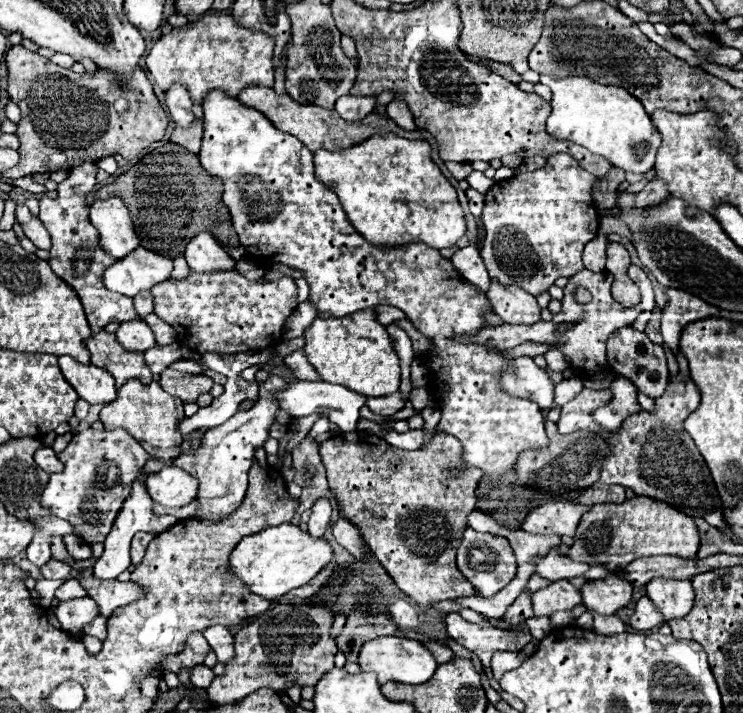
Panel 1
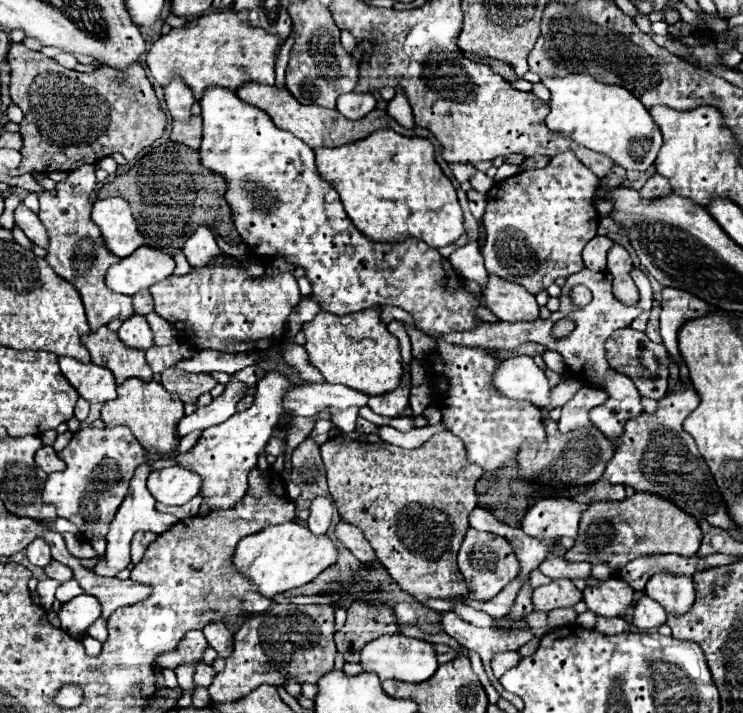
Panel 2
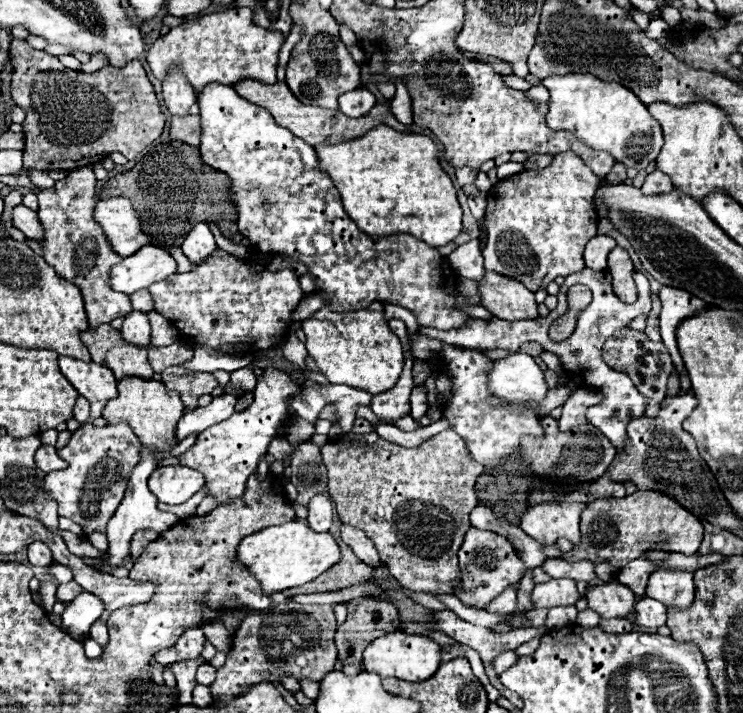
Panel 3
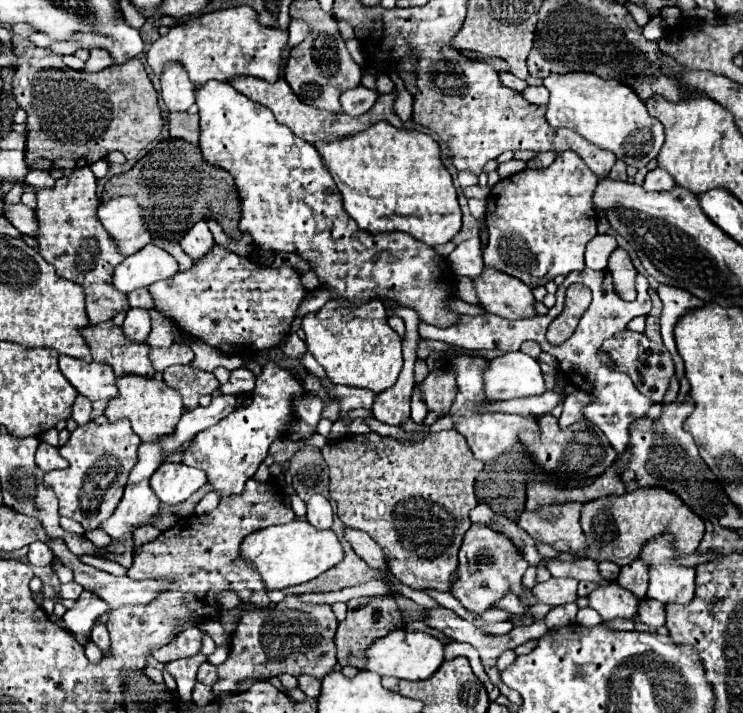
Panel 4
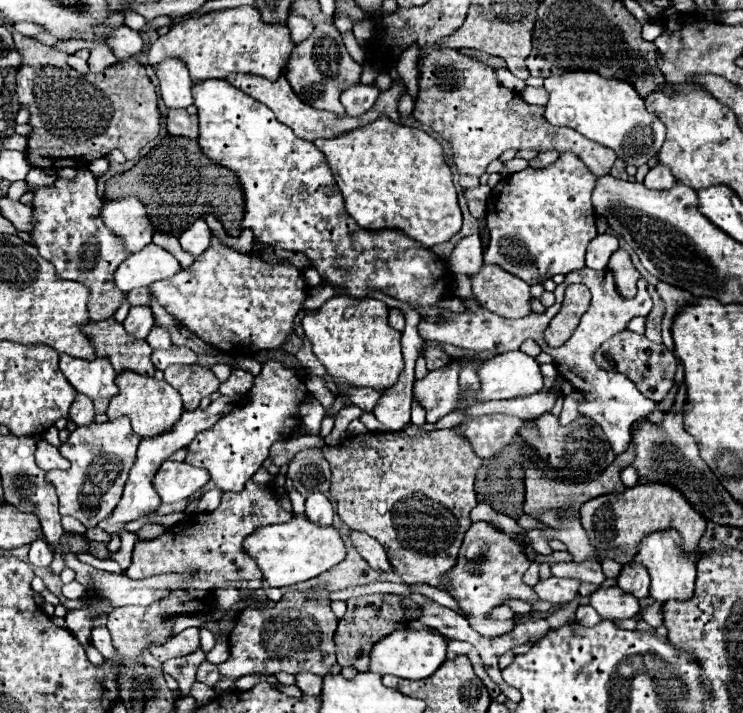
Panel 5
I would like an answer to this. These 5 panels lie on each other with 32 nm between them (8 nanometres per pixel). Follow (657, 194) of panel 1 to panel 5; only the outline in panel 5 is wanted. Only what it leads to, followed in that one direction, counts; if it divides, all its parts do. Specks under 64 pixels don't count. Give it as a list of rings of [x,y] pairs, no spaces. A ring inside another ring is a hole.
[[[656,164],[654,168],[650,168],[650,172],[644,178],[644,184],[652,190],[668,190],[676,184],[674,174],[670,172],[670,168],[666,168],[664,164]]]

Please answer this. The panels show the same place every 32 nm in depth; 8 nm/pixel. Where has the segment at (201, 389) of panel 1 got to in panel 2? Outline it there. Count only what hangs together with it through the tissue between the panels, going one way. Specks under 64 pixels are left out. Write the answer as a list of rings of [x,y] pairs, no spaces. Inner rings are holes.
[[[166,368],[162,372],[162,386],[168,392],[178,394],[184,404],[196,404],[200,394],[208,394],[216,386],[216,380],[210,374],[192,374],[178,368]]]

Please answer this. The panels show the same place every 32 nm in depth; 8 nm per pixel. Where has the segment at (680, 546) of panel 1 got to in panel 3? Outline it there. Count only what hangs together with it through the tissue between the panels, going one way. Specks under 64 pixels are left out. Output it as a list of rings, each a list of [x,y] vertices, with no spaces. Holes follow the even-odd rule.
[[[636,490],[624,498],[600,498],[590,502],[582,510],[580,532],[584,536],[580,546],[566,552],[562,556],[564,560],[592,560],[594,564],[610,562],[622,568],[630,560],[640,558],[656,542],[664,542],[664,548],[670,552],[682,552],[690,556],[698,552],[704,528],[702,522],[686,512],[686,508],[682,508],[674,498],[654,490]]]

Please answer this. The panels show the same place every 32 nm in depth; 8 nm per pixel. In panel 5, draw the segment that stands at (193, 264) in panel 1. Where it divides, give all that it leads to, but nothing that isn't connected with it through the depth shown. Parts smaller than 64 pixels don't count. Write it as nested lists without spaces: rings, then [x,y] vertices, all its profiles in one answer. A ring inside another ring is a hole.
[[[198,218],[190,228],[186,228],[180,234],[180,244],[186,252],[190,252],[192,256],[198,256],[210,244],[210,236],[212,234],[210,234],[210,228],[206,226],[204,218]]]

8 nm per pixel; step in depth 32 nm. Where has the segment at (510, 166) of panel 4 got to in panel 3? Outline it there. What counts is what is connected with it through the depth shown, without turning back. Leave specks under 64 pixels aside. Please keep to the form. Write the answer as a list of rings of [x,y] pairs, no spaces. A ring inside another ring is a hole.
[[[506,162],[497,167],[497,177],[499,180],[508,178],[514,174],[520,173],[523,170],[523,163]]]

